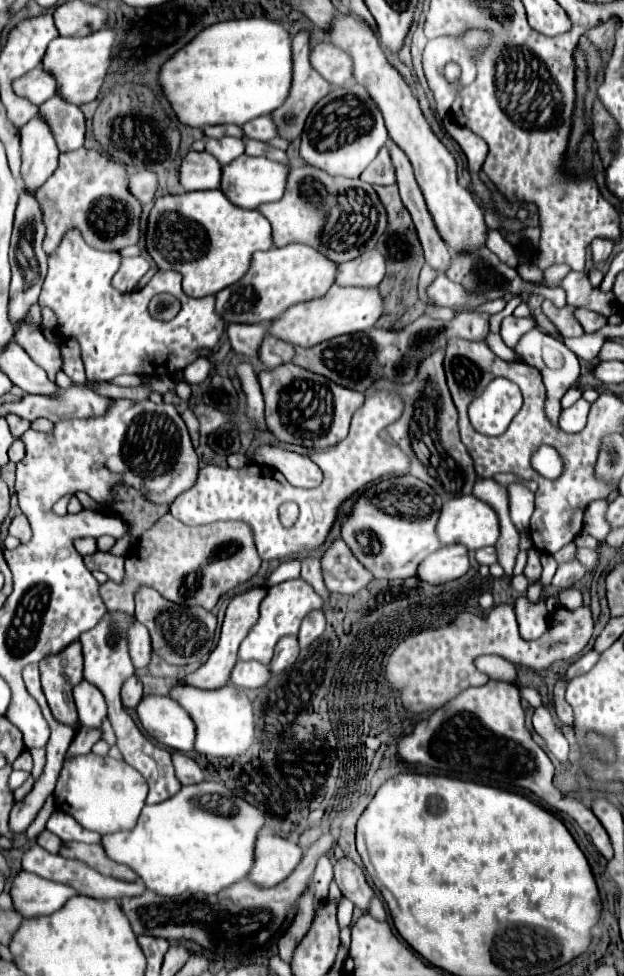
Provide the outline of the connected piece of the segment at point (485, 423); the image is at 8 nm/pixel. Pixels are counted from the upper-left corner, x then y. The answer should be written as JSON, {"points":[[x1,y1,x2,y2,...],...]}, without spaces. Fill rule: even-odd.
{"points":[[496,378,482,396,478,396,468,407,472,426,488,436,506,432,512,418,522,408,522,392,516,384,504,378]]}

